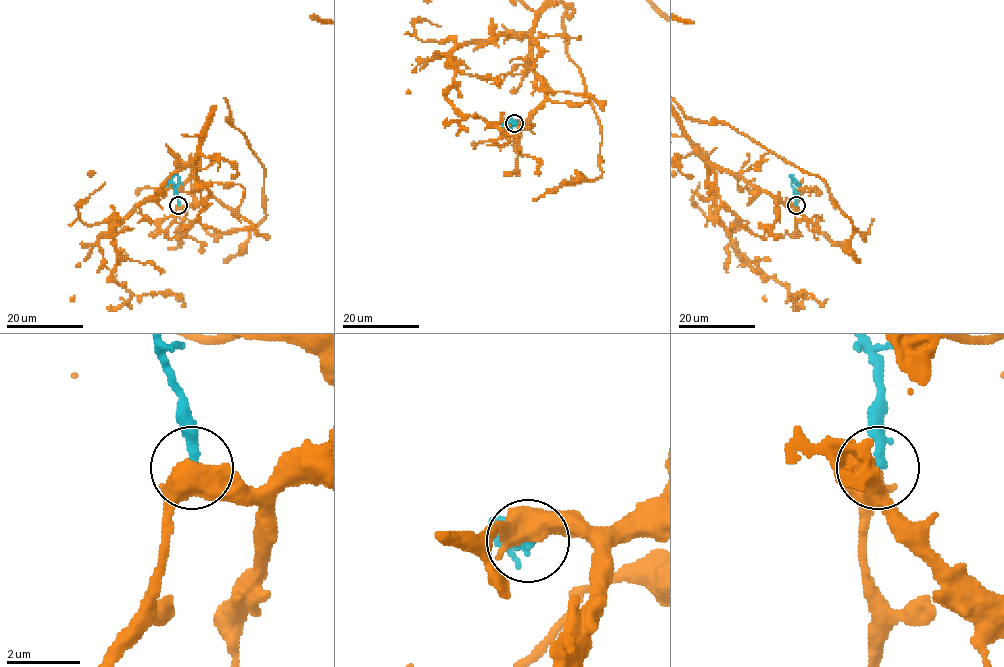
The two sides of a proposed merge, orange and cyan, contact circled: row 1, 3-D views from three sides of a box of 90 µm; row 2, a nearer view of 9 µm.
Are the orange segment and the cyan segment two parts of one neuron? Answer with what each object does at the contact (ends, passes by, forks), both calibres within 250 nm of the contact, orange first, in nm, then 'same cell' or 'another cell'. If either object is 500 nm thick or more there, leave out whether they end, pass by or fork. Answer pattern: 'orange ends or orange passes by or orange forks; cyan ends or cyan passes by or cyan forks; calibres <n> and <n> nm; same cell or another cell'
calibres 650 and 300 nm; another cell

